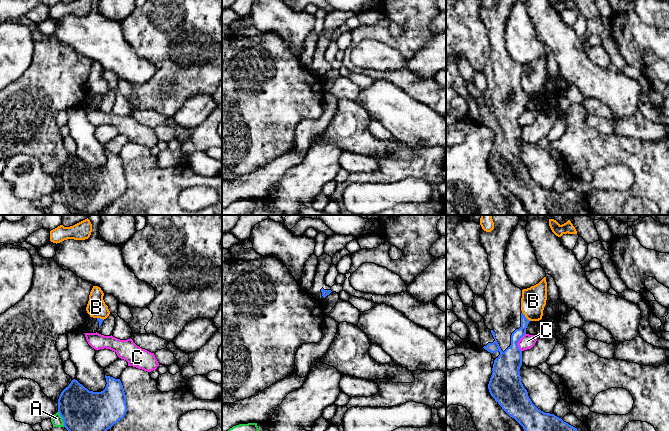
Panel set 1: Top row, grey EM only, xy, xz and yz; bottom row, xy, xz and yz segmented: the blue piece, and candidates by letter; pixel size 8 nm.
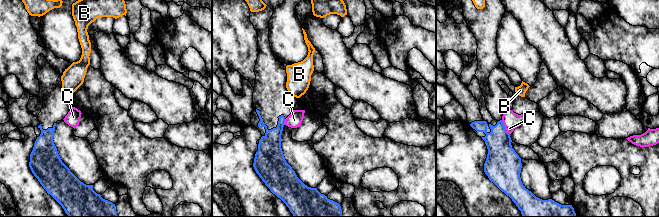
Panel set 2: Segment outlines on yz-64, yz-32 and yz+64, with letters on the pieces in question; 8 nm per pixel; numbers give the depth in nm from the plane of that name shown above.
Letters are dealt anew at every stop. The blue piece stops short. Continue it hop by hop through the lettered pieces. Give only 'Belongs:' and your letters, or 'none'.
Belongs: none

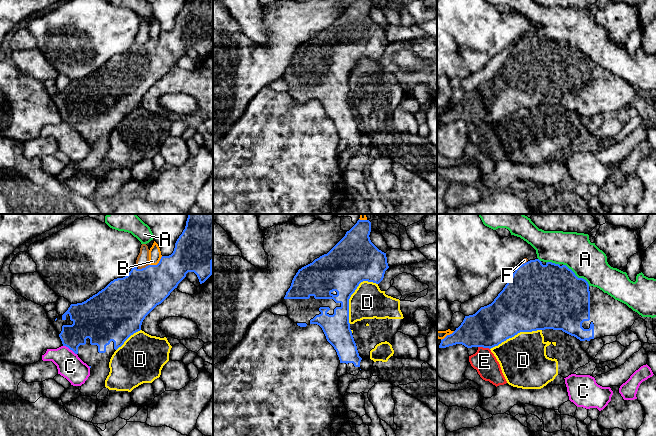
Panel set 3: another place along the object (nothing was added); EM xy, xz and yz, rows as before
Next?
Belongs: none

